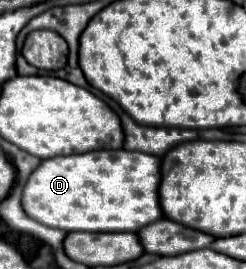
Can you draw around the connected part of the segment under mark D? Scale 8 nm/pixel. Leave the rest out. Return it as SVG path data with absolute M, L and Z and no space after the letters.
M123 148L53 156L41 160L29 176L21 206L29 218L65 232L137 232L145 224L163 218L157 194L159 164L157 156L125 152Z

